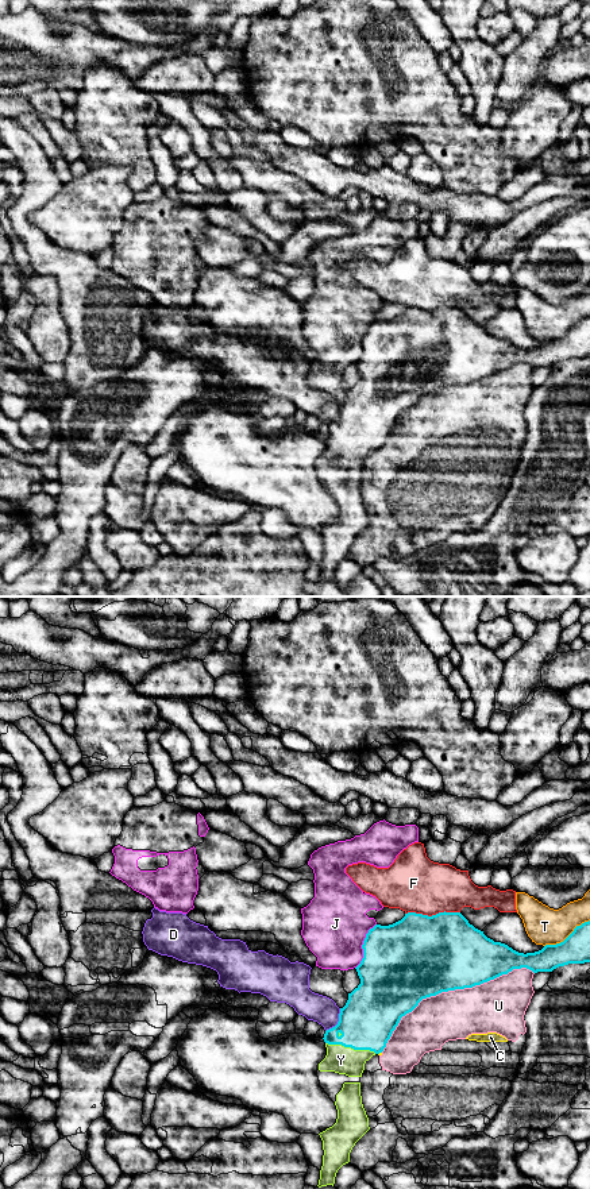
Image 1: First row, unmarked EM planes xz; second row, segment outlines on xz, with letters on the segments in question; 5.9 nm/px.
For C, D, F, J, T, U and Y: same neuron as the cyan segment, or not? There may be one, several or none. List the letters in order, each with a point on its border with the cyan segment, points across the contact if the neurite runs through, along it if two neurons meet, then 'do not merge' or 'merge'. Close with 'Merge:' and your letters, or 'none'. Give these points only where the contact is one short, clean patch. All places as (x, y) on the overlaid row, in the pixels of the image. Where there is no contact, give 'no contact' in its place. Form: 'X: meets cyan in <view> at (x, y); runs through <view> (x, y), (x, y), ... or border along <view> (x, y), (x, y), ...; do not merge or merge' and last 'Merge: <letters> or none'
C: meets cyan in xz at (380, 1052); border along xz (381, 1052), (378, 1054); do not merge
D: meets cyan in xz at (338, 1022); do not merge
F: meets cyan in xz at (432, 915); do not merge
J: meets cyan in xz at (362, 946); do not merge
T: meets cyan in xz at (567, 937); do not merge
U: meets cyan in xz at (450, 989); do not merge
Y: meets cyan in xz at (351, 1047); runs through xz (366, 1022), (351, 1047), (340, 1060); merge
Merge: Y

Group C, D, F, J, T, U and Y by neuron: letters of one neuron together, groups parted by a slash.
C U / D / F / J / T / Y

